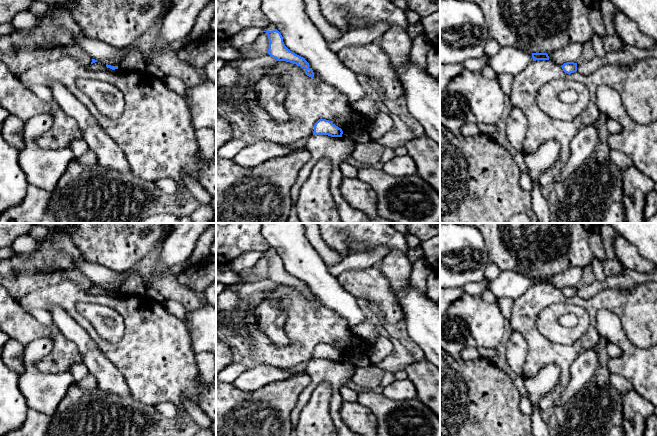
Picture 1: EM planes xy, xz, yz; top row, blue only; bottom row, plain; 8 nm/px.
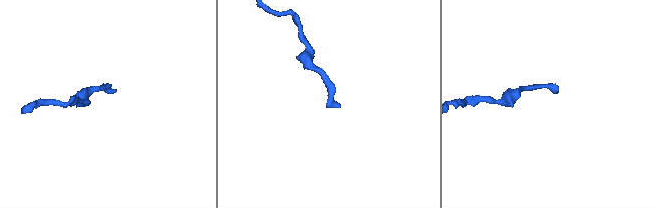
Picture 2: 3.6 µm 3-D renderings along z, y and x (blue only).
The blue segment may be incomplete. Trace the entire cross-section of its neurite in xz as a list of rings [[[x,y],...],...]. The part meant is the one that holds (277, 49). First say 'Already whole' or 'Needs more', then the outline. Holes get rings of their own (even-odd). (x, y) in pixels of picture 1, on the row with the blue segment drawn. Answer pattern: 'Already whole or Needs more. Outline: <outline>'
Already whole. Outline: [[[275,29],[273,31],[264,31],[268,35],[269,49],[268,54],[277,61],[286,61],[294,63],[301,68],[305,69],[305,74],[311,78],[314,77],[312,68],[309,67],[309,63],[301,56],[290,51],[283,42],[281,33]]]

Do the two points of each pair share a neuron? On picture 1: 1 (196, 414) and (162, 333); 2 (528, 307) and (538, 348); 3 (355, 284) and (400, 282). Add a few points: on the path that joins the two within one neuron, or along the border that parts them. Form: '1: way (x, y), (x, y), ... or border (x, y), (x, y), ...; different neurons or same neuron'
1: border (182, 398), (188, 397), (192, 399), (205, 414); different neurons
2: way (530, 317), (530, 333), (534, 338); same neuron
3: border (377, 266), (394, 289); different neurons

